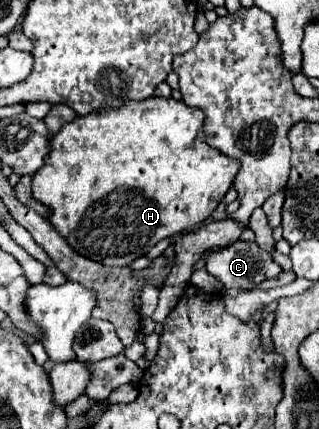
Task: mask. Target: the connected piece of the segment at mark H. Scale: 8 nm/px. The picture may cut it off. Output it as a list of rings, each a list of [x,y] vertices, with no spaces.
[[[173,97],[125,103],[121,109],[99,111],[93,117],[93,121],[87,121],[89,117],[75,117],[53,135],[51,155],[47,155],[47,163],[31,181],[33,197],[51,207],[51,225],[71,249],[91,261],[127,267],[137,257],[147,255],[157,241],[203,223],[223,201],[239,171],[235,159],[207,147],[203,139],[203,113]]]

